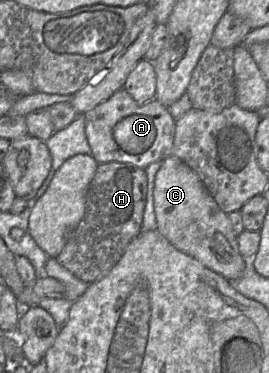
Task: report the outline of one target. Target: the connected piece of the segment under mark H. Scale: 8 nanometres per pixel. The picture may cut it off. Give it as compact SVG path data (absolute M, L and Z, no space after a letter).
M98 164L89 184L85 212L69 233L56 260L78 279L91 284L108 273L123 255L128 244L142 231L147 194L144 169L132 164Z

